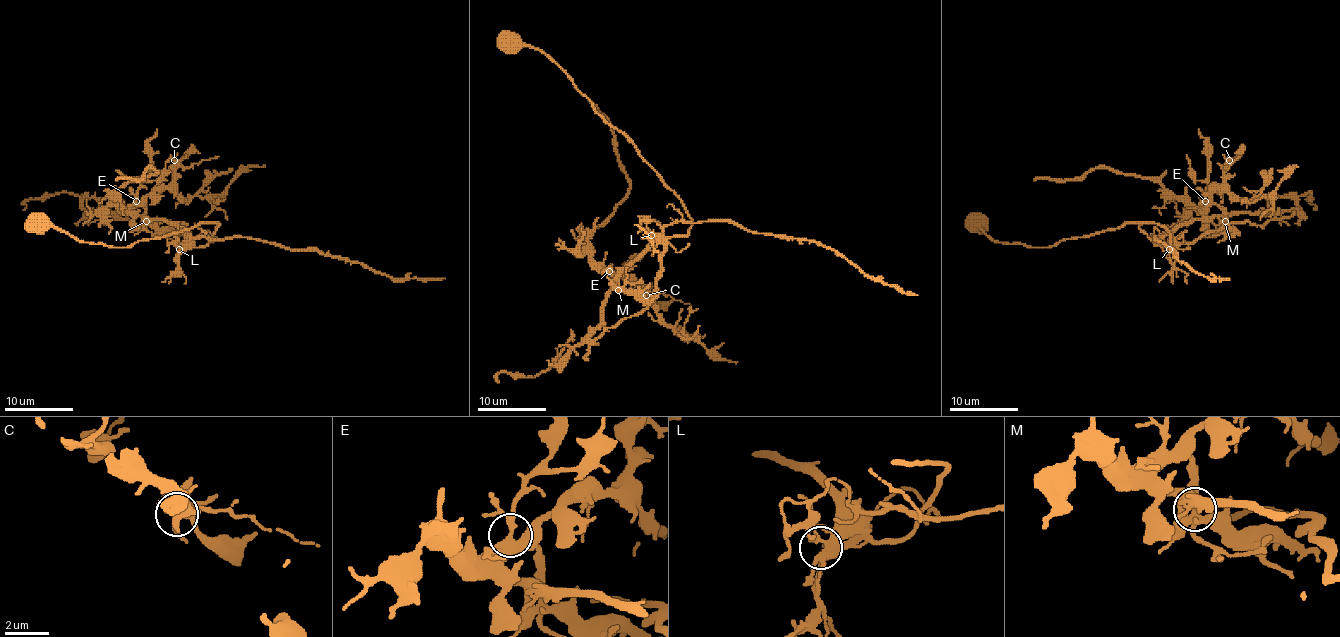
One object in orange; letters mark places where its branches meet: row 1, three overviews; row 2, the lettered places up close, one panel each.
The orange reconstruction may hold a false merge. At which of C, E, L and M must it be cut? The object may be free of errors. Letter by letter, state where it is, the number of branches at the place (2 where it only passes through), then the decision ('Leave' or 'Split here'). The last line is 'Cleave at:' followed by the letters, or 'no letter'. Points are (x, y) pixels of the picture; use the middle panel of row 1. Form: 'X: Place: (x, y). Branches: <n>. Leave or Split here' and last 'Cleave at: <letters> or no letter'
C: Place: (646, 295). Branches: 5. Leave
E: Place: (609, 271). Branches: 4. Leave
L: Place: (651, 235). Branches: 6. Leave
M: Place: (618, 290). Branches: 5. Split here
Cleave at: M

